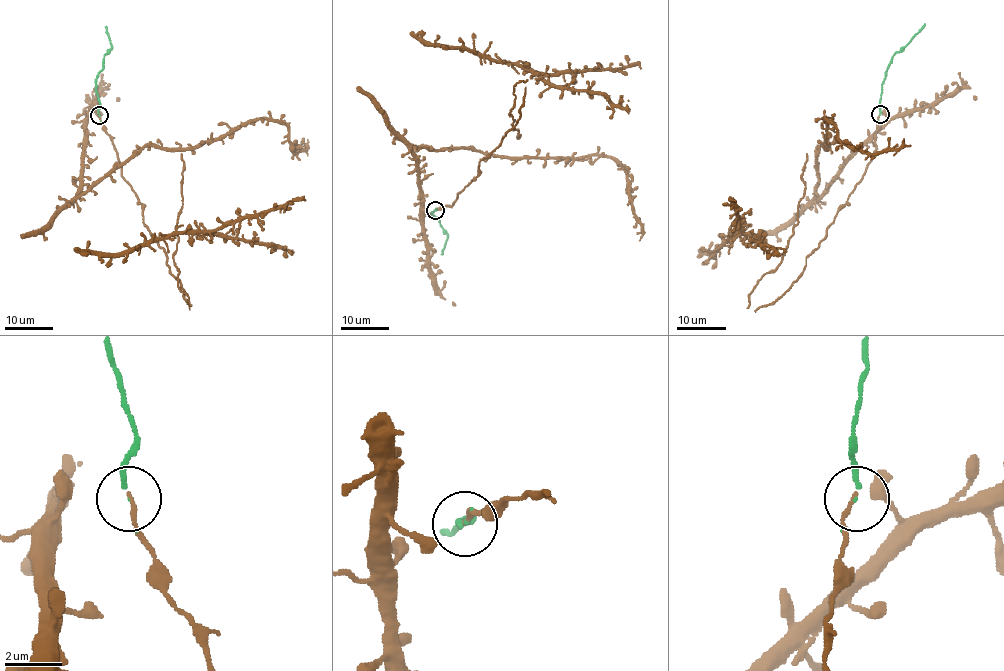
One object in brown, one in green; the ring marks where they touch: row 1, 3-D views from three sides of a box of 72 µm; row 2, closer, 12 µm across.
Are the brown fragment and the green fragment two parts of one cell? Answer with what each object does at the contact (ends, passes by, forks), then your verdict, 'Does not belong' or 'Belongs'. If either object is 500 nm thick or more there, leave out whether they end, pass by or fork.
At the ring brown ends. At the ring green ends. Belongs

